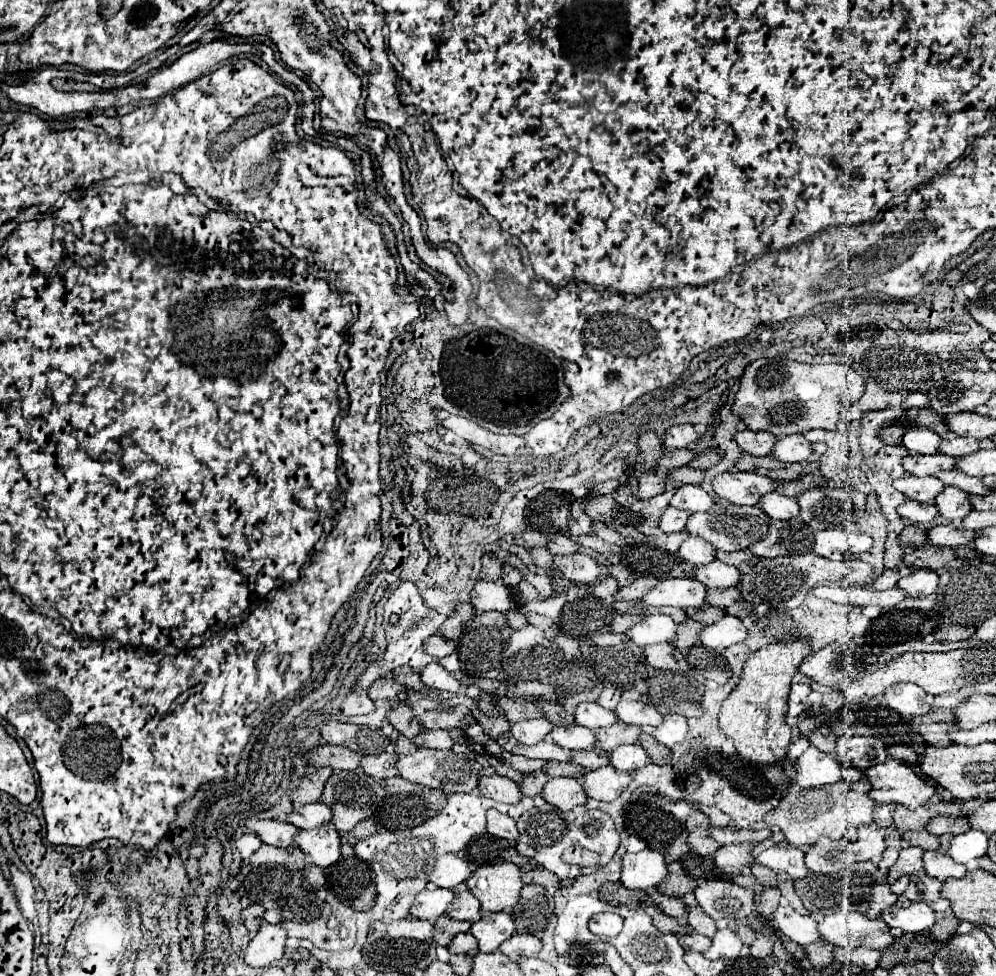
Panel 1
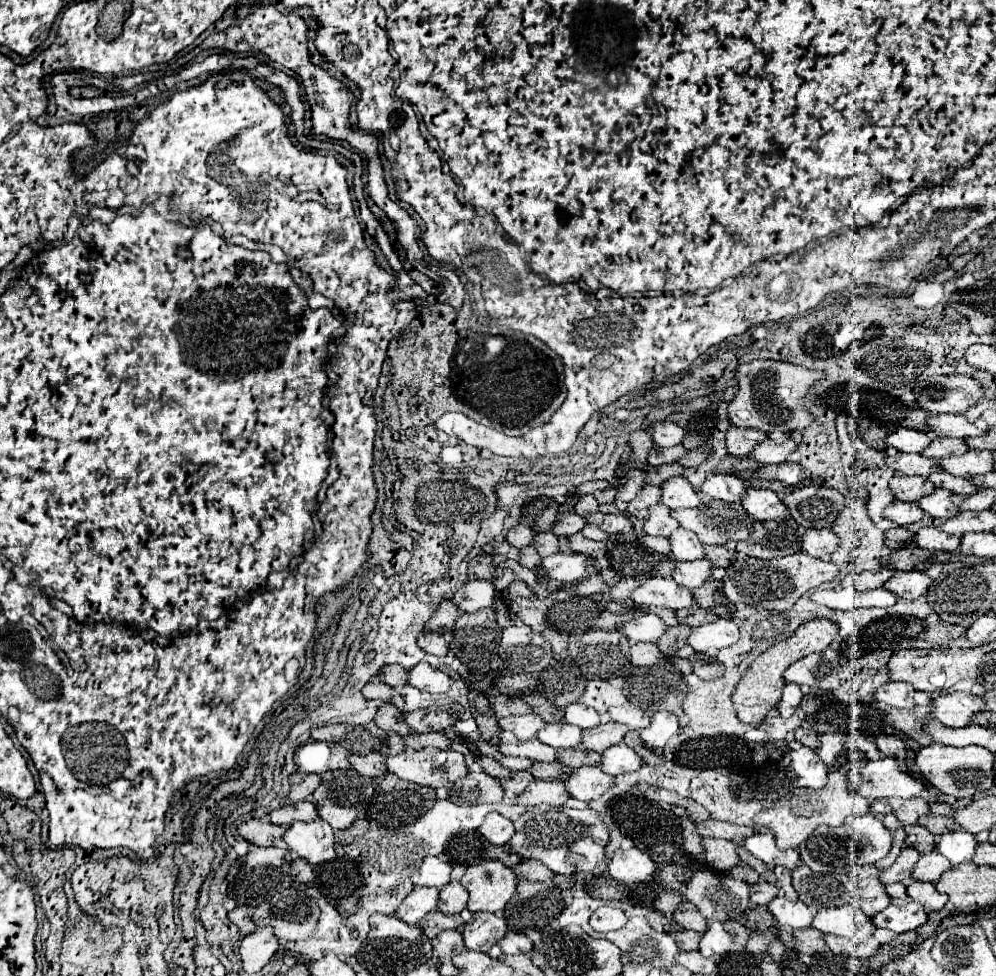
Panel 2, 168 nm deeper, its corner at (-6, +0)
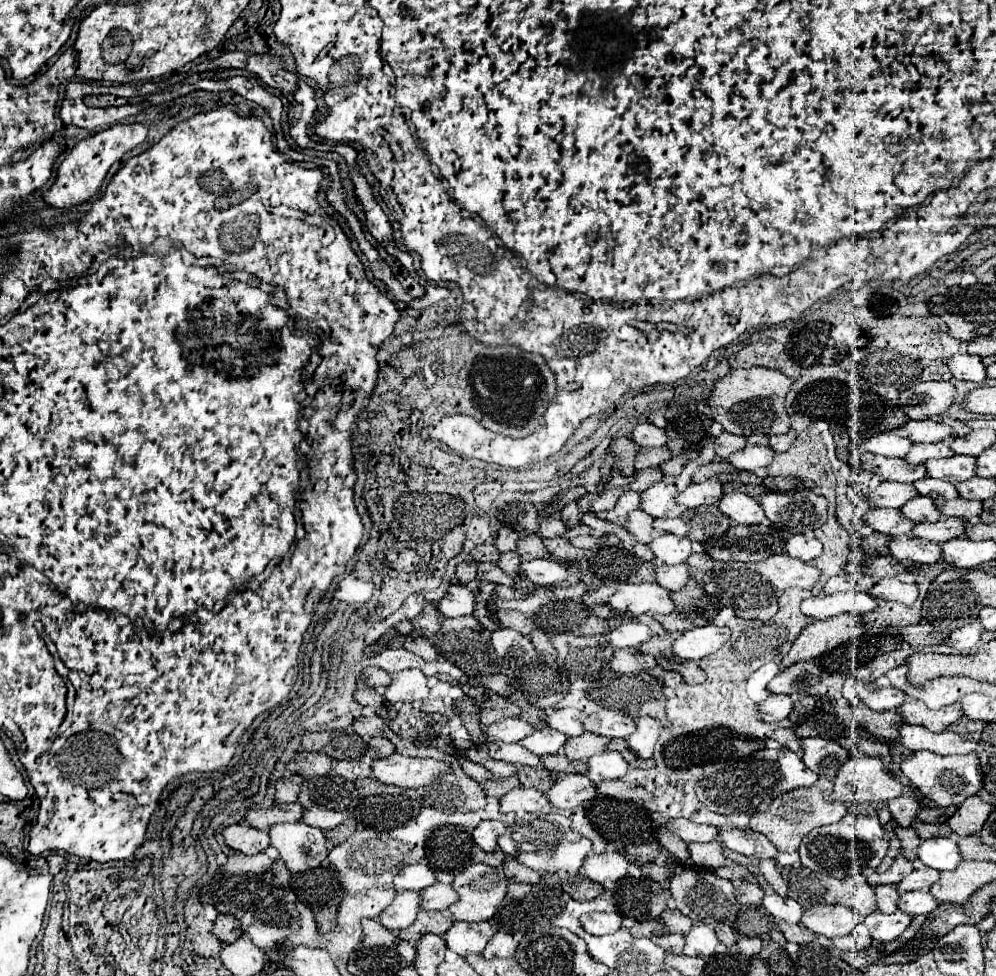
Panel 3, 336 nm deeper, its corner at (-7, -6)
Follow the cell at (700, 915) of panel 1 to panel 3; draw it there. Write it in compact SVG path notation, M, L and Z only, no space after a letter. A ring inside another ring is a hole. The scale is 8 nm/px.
M667 909L667 911L663 911L663 913L661 913L661 921L667 925L667 929L669 929L671 933L681 933L681 935L685 935L685 933L691 929L691 919L683 917L683 913L677 911L677 909Z

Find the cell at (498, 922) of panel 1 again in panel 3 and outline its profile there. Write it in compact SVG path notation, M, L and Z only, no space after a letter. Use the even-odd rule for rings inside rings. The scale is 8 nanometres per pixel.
M453 923L451 929L443 933L445 945L449 951L465 957L469 953L481 953L487 945L487 941L493 937L491 923Z

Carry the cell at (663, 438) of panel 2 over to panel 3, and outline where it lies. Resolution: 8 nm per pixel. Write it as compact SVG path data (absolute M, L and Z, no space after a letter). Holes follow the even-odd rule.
M639 423L633 433L631 439L639 445L639 447L659 447L667 443L667 435L663 429L655 427L653 423Z

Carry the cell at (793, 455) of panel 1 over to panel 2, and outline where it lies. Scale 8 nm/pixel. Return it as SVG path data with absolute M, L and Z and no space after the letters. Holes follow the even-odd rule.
M792 437L786 439L766 439L762 441L762 445L758 445L758 449L754 449L754 453L750 457L754 457L760 463L784 463L786 457L790 453L794 453L798 449L798 445L792 441Z

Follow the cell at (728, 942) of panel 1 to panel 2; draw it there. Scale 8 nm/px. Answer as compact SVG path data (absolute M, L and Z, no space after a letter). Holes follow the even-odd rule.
M710 921L708 931L702 935L700 941L700 953L704 957L720 955L720 953L728 953L732 945L734 945L734 937L724 929L724 925L720 921Z

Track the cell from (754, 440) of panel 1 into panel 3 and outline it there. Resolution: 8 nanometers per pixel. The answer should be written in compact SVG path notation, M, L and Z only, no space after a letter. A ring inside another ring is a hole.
M723 431L719 437L715 437L715 453L721 457L721 459L727 459L727 455L731 455L733 451L739 451L745 447L745 437L739 437L739 435L731 435L727 431Z

